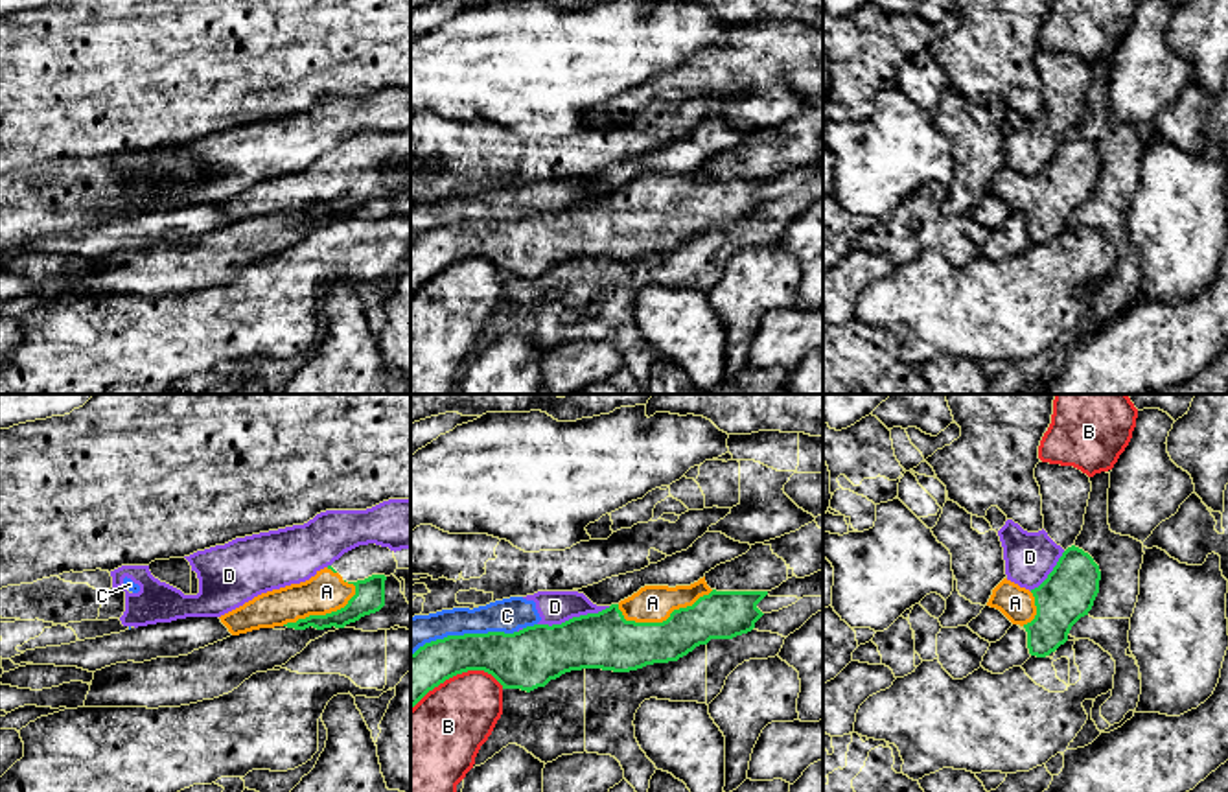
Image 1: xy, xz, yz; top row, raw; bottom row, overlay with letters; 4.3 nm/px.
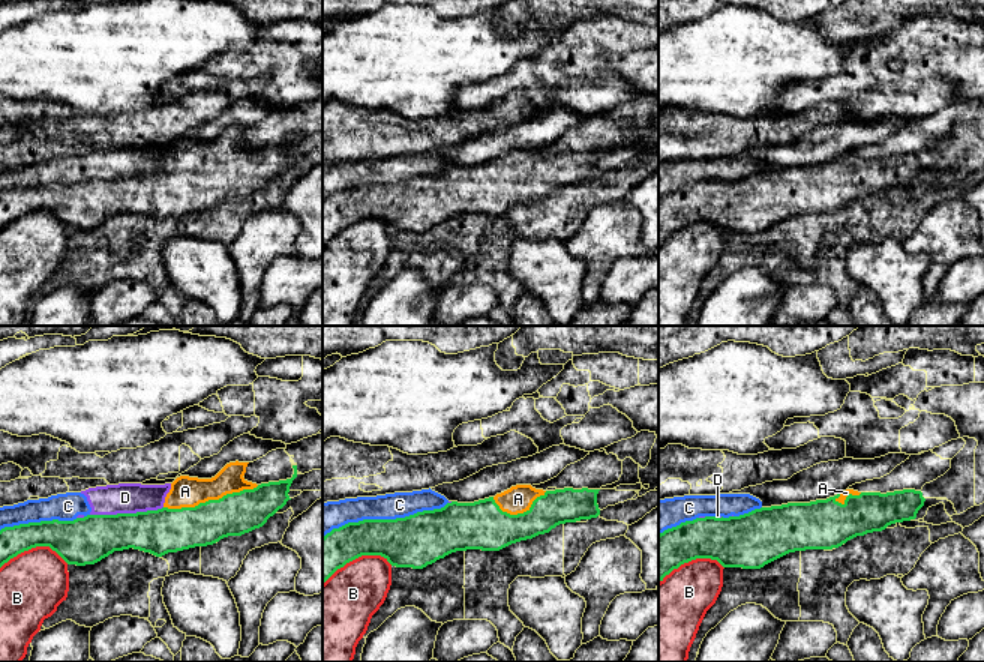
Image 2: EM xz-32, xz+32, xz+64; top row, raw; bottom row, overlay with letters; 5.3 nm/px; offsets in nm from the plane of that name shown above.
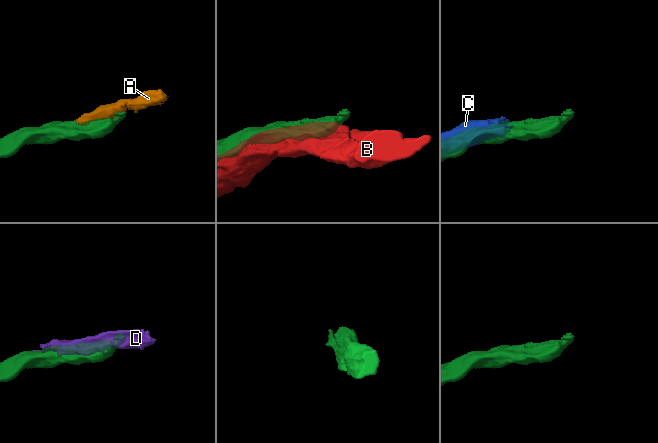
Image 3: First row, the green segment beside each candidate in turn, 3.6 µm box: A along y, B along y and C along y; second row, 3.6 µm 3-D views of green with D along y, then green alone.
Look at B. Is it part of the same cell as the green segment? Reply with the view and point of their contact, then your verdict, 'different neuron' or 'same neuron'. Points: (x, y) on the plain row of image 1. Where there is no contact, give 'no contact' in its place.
xz (457, 260) | different neuron

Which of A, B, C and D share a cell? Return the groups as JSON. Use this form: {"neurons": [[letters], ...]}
{"neurons": [["A"], ["B"], ["C", "D"]]}

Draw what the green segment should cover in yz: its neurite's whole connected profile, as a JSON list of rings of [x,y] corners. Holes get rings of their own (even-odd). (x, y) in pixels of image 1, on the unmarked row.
[[[1072,133],[1048,166],[1035,177],[1003,166],[987,193],[1000,197],[1027,219],[1031,243],[1046,245],[1068,228],[1072,214],[1094,193],[1101,158],[1094,146]]]

